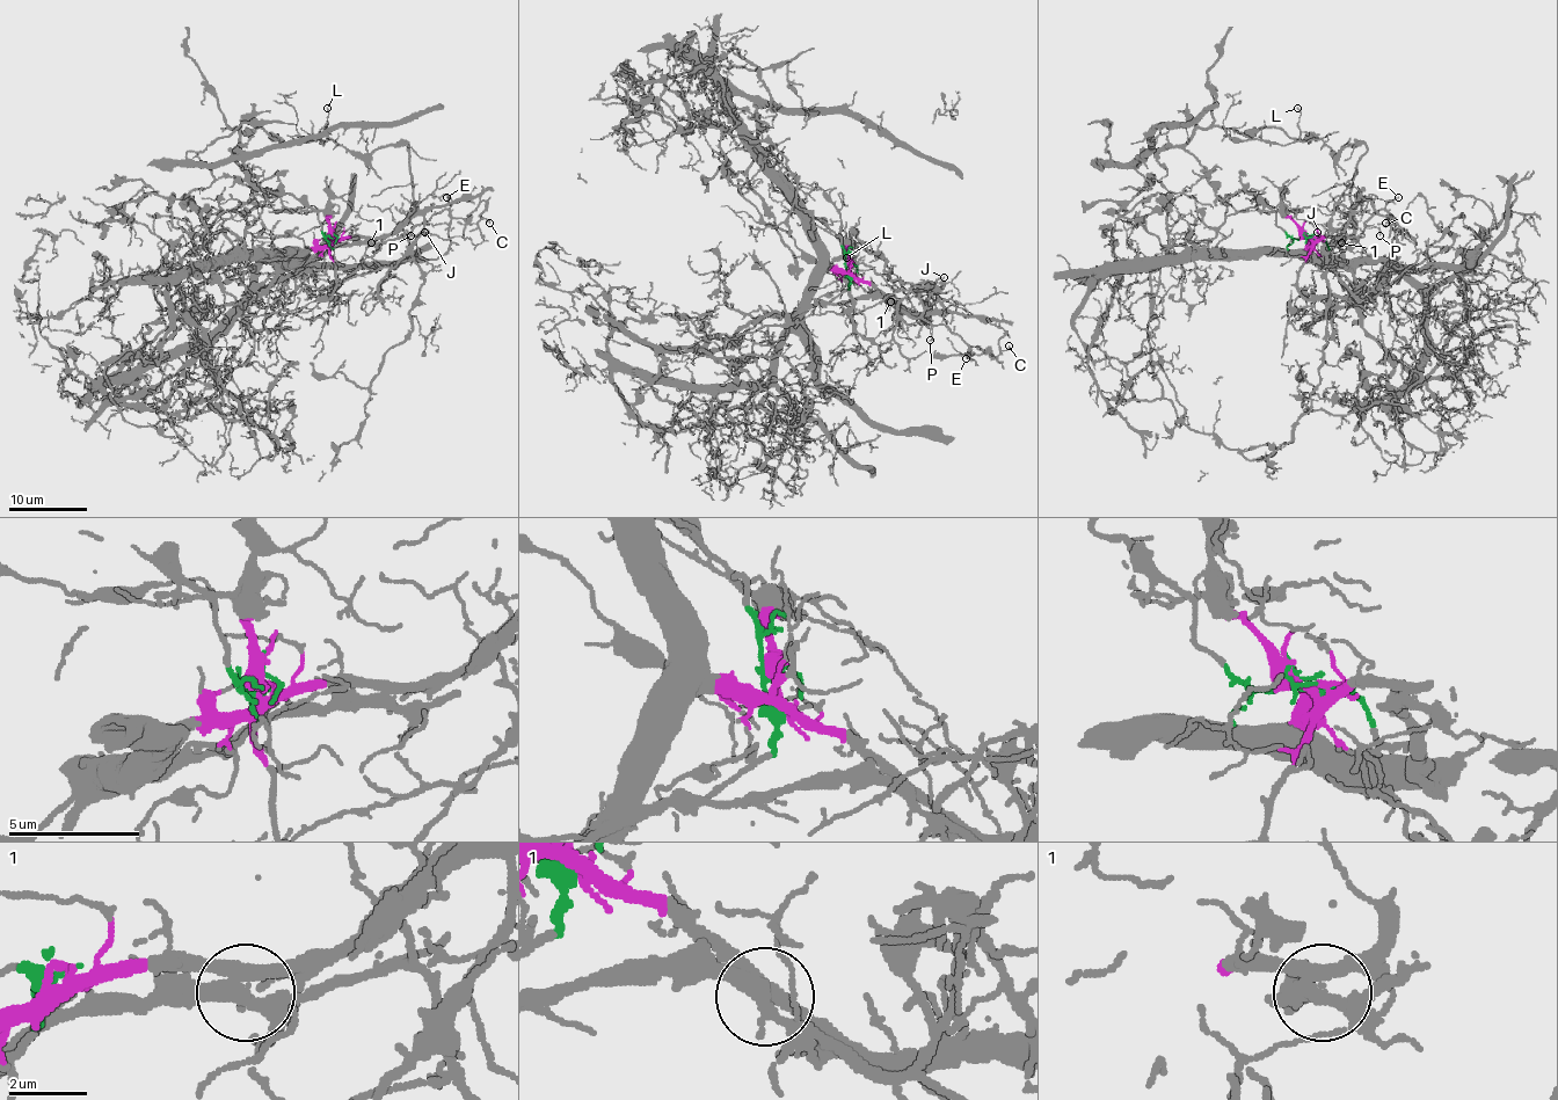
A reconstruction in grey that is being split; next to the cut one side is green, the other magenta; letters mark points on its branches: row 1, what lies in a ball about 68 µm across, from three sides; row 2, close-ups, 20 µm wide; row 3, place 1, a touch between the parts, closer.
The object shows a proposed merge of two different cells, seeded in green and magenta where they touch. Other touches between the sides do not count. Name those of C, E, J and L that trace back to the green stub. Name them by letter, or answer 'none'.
E

